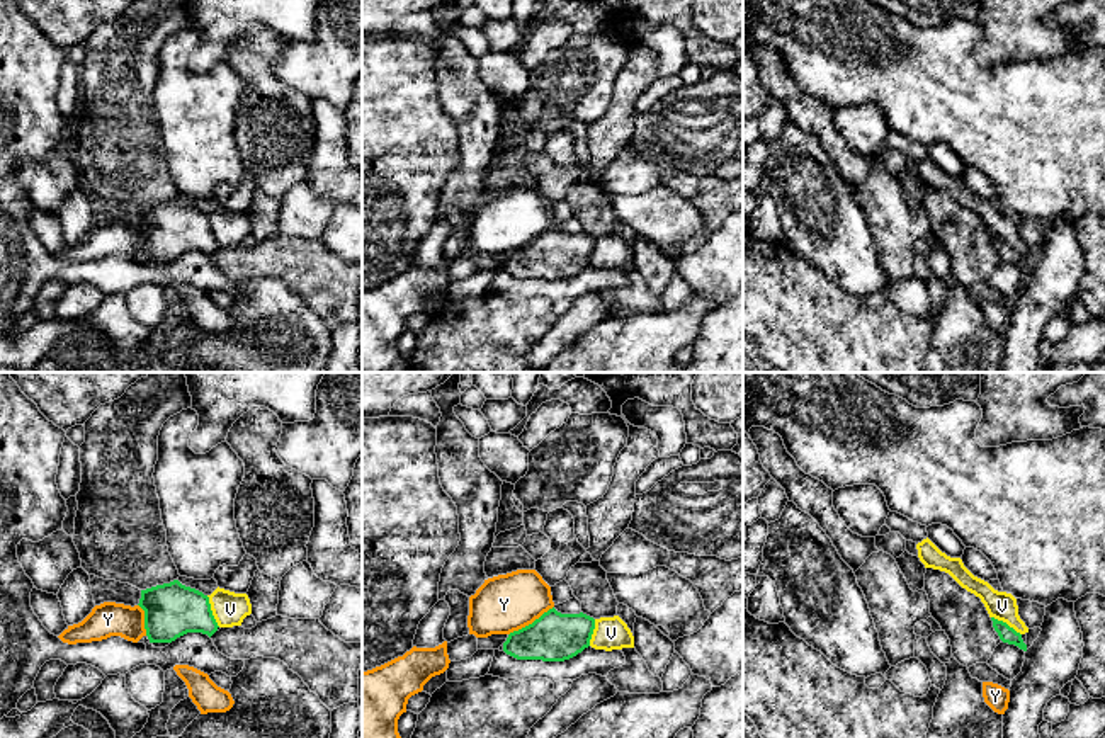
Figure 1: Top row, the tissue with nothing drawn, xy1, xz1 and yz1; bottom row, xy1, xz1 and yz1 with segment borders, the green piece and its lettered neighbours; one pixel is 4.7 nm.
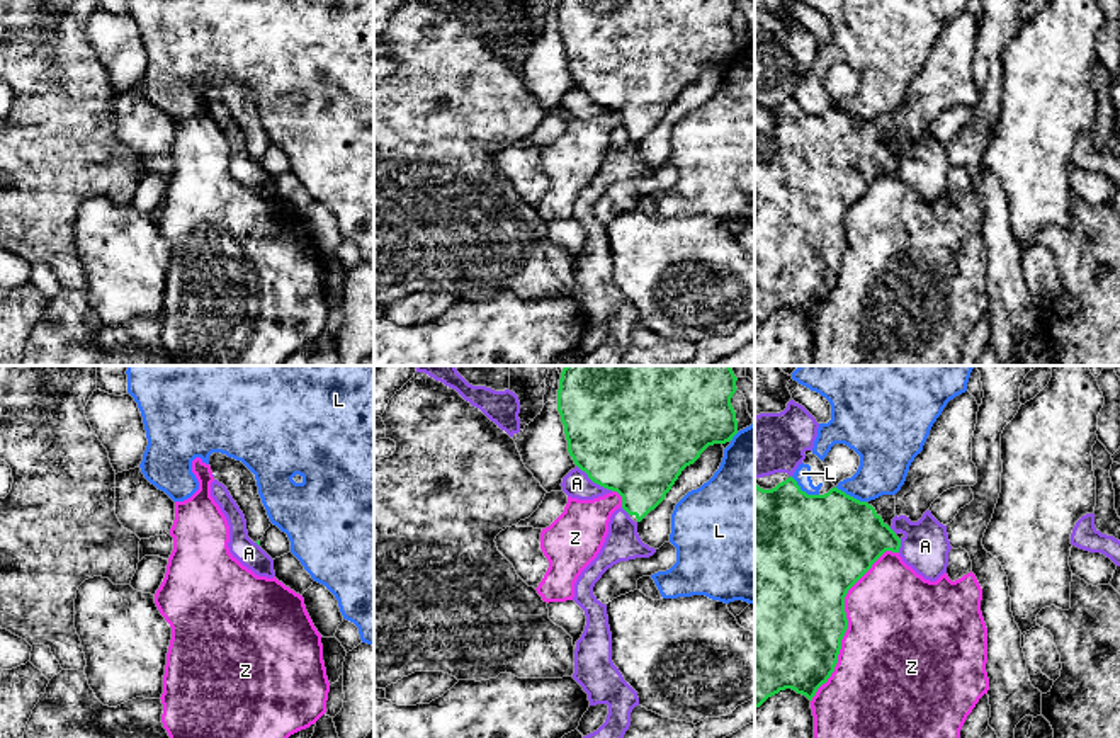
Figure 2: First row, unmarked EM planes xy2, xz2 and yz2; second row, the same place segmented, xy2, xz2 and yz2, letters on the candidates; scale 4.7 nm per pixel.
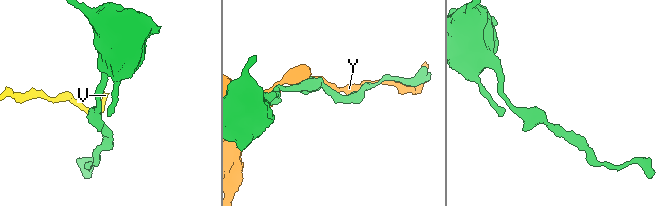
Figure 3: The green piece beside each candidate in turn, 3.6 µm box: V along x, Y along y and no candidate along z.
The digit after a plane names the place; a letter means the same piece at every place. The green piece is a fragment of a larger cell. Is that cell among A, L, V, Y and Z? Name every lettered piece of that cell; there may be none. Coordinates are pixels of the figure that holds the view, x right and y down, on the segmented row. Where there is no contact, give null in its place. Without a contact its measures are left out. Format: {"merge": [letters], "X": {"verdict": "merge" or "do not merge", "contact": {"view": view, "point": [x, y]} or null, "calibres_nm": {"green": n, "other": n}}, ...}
{"merge": [], "A": {"verdict": "do not merge", "contact": {"view": "xz2", "point": [595, 482]}, "calibres_nm": {"green": 500, "other": 130}}, "L": {"verdict": "do not merge", "contact": {"view": "yz2", "point": [804, 492]}, "calibres_nm": {"green": 500, "other": 80}}, "V": {"verdict": "do not merge", "contact": {"view": "xy1", "point": [211, 611]}, "calibres_nm": {"green": 260, "other": 160}}, "Y": {"verdict": "do not merge", "contact": {"view": "xz1", "point": [532, 623]}, "calibres_nm": {"green": 240, "other": 280}}, "Z": {"verdict": "do not merge", "contact": {"view": "yz2", "point": [847, 621]}, "calibres_nm": {"green": 480, "other": 500}}}

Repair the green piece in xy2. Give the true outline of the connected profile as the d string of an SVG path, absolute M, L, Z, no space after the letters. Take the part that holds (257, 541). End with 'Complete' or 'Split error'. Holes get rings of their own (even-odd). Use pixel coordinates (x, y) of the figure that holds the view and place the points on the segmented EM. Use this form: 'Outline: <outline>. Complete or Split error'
Outline: M221 452L209 456L214 480L223 483L246 520L248 537L260 546L260 539L270 527L270 519L258 495L255 474L241 463Z. Split error

